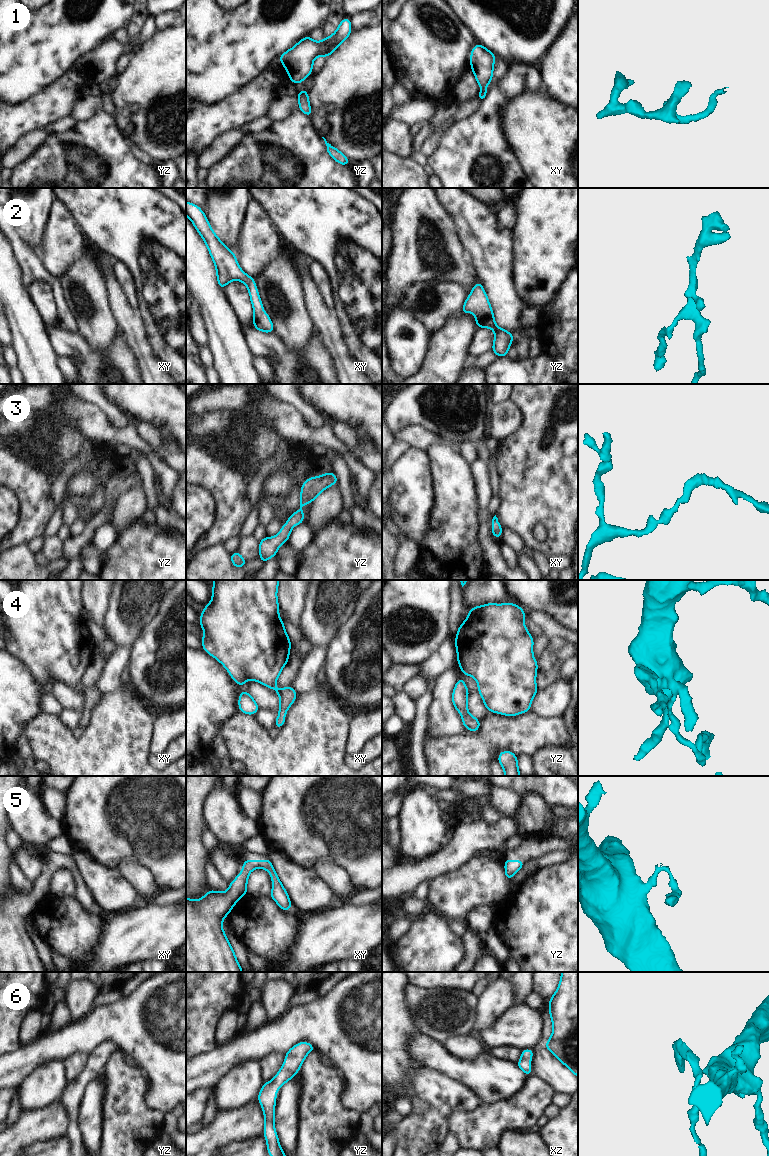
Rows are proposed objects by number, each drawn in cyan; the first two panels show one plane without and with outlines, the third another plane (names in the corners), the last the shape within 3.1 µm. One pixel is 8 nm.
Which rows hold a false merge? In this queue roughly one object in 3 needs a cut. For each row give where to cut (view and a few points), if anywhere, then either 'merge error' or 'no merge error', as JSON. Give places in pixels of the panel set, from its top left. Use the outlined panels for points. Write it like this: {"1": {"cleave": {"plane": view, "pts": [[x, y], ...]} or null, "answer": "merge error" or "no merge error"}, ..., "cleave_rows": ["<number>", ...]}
{"1": {"cleave": null, "answer": "no merge error"}, "2": {"cleave": null, "answer": "no merge error"}, "3": {"cleave": null, "answer": "no merge error"}, "4": {"cleave": null, "answer": "no merge error"}, "5": {"cleave": null, "answer": "no merge error"}, "6": {"cleave": null, "answer": "no merge error"}, "cleave_rows": []}

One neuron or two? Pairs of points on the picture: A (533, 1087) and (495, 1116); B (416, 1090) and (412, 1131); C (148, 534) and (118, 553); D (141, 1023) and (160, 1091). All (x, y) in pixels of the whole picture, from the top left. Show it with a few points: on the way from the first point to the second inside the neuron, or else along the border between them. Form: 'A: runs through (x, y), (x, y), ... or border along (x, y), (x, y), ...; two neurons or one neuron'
A: runs through (527, 1098), (509, 1116), (506, 1116); one neuron
B: runs through (427, 1098), (431, 1102), (431, 1112), (423, 1120); one neuron
C: runs through (141, 541), (129, 553), (125, 553); one neuron
D: runs through (158, 1040), (160, 1042), (160, 1074); one neuron

